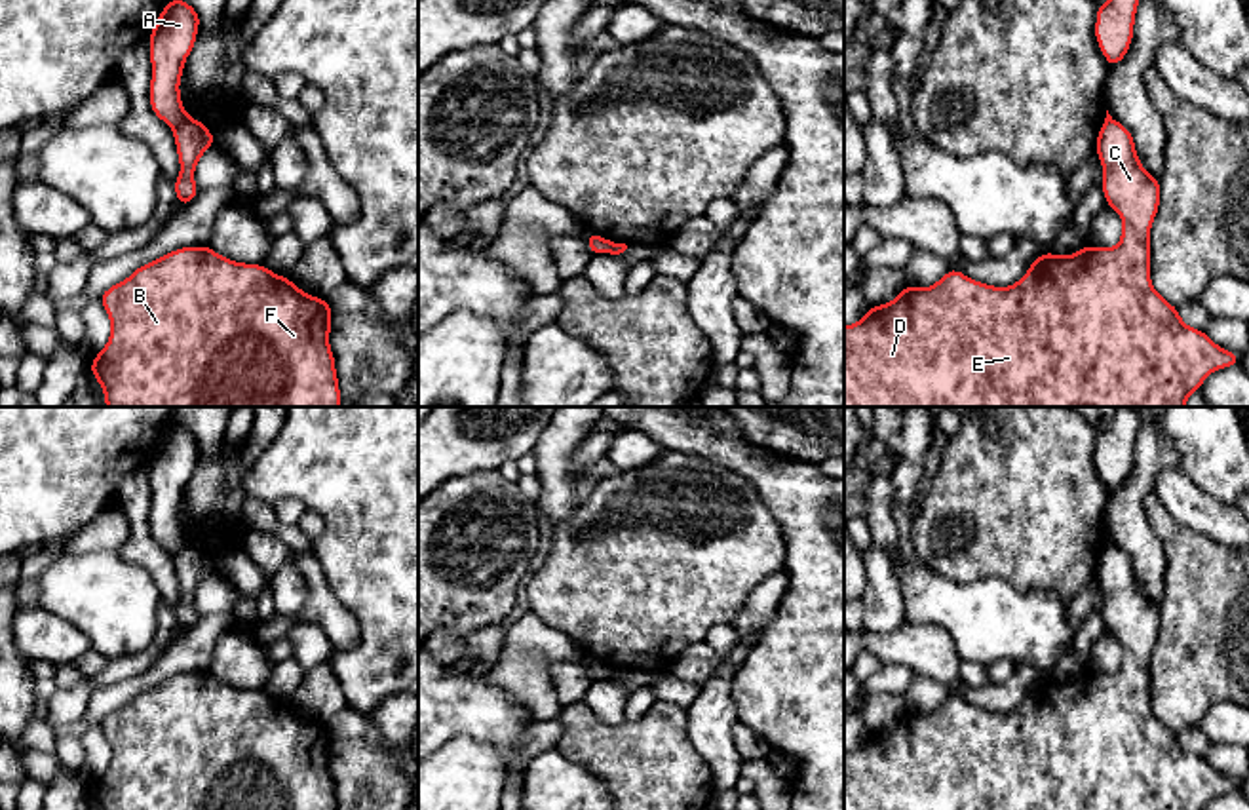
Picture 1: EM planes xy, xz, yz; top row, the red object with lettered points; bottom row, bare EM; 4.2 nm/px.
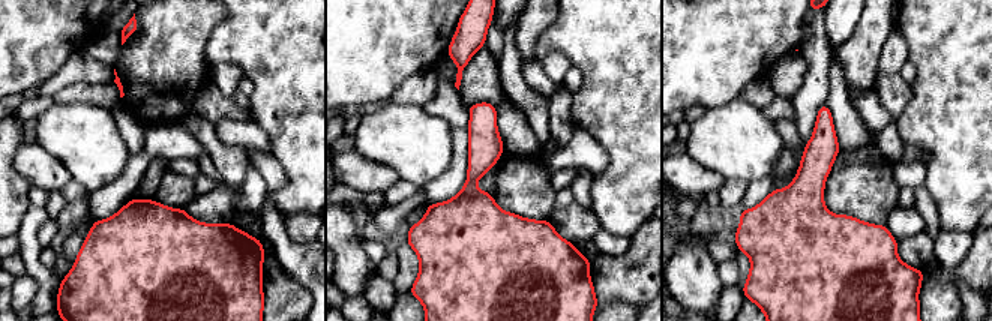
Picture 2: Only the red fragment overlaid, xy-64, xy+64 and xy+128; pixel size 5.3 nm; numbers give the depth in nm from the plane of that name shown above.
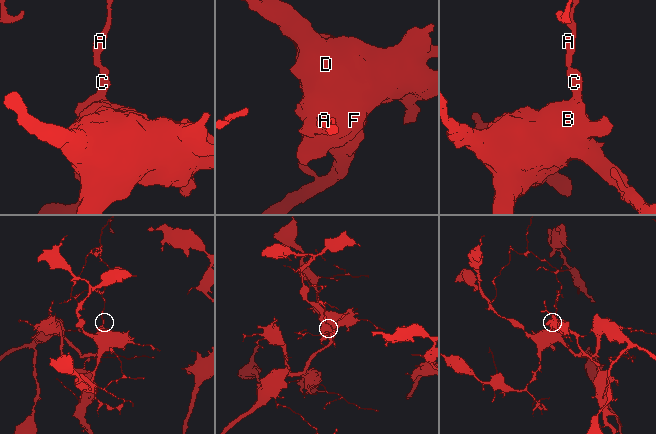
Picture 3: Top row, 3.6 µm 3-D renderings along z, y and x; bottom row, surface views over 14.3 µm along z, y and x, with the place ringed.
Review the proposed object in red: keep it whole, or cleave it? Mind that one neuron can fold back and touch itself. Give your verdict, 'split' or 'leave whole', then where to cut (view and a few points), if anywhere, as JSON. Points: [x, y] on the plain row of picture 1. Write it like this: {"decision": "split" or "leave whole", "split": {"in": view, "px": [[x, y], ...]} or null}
{"decision": "split", "split": {"in": "xy", "px": [[187, 542], [172, 552]]}}

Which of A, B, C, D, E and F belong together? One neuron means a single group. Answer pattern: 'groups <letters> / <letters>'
groups A / B C D E F

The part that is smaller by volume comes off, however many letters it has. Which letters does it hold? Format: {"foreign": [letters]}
{"foreign": ["A"]}

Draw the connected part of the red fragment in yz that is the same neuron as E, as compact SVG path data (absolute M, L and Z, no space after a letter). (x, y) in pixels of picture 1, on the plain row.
M1105 544L1095 578L1103 589L1103 620L1124 648L1116 673L1084 671L1074 681L1046 677L1009 713L994 713L951 694L937 709L903 713L886 730L869 732L855 751L844 751L844 810L1203 810L1217 795L1241 783L1188 753L1179 734L1150 707L1150 654L1160 635L1160 605L1146 599L1131 557Z

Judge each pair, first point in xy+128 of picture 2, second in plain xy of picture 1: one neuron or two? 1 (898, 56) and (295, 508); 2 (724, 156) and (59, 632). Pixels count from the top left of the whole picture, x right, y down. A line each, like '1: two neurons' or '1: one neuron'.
1: one neuron
2: two neurons

